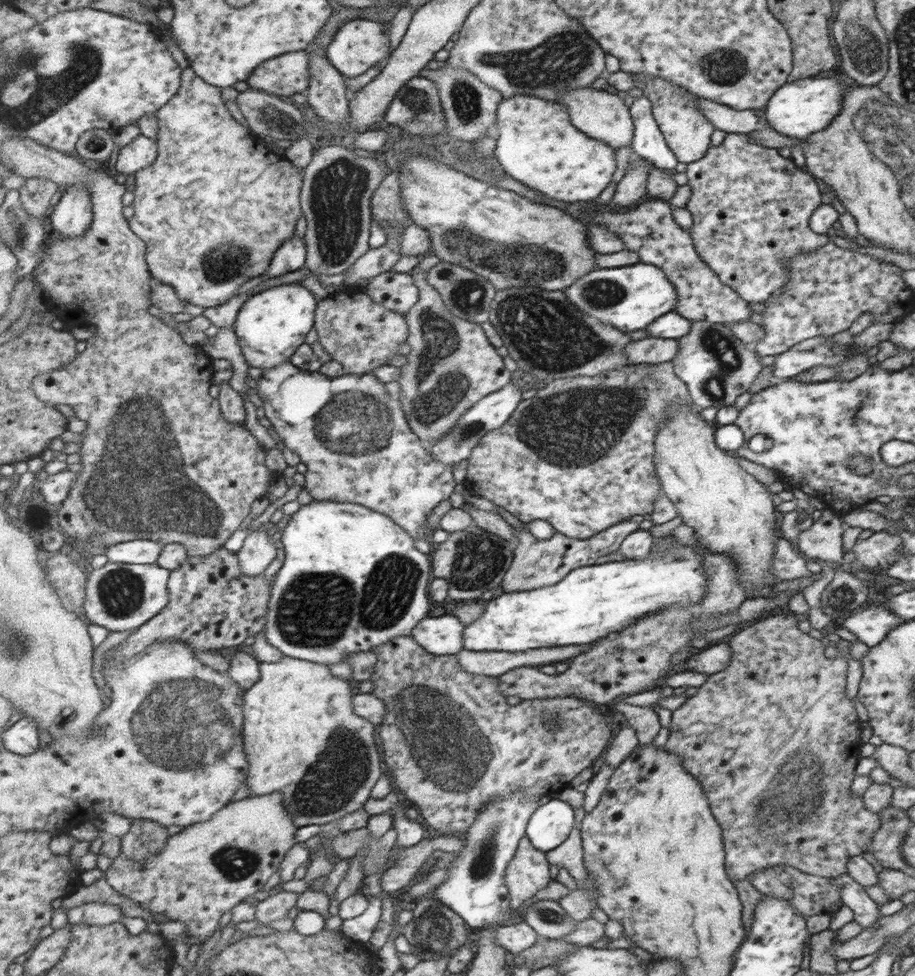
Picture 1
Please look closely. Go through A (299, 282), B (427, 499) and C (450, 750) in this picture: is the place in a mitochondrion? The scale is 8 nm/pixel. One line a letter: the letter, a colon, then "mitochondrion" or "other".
A: other
B: other
C: mitochondrion

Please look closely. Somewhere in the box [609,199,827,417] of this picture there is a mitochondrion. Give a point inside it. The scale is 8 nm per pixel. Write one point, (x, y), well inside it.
(724, 352)

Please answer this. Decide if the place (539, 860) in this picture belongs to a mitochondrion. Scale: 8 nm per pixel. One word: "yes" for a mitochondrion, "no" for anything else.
no

